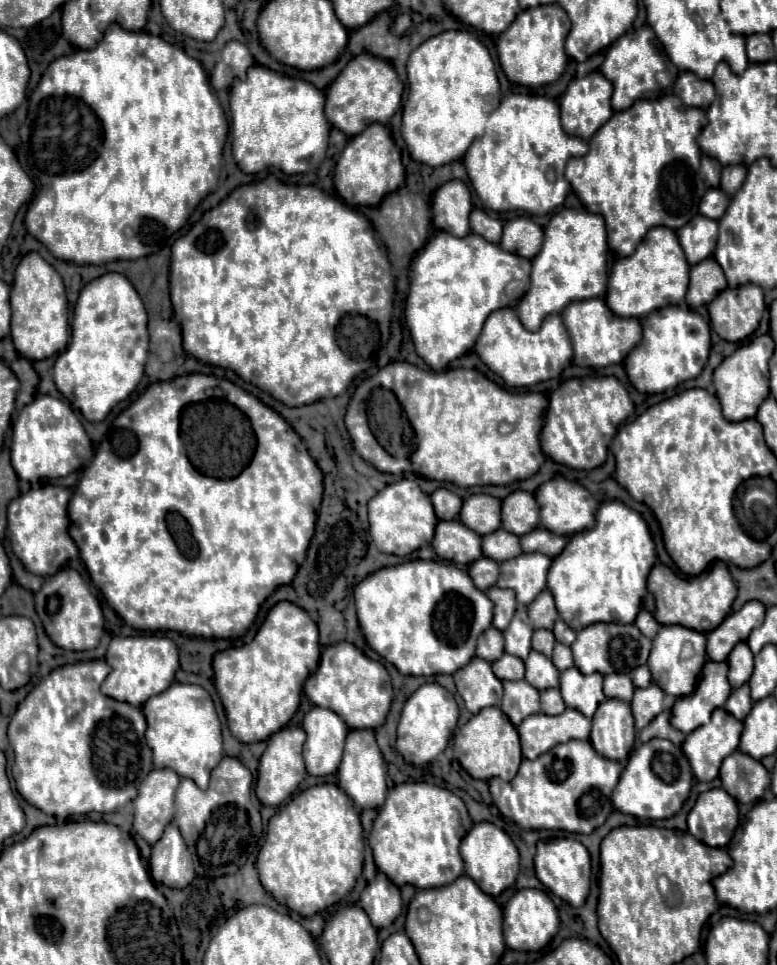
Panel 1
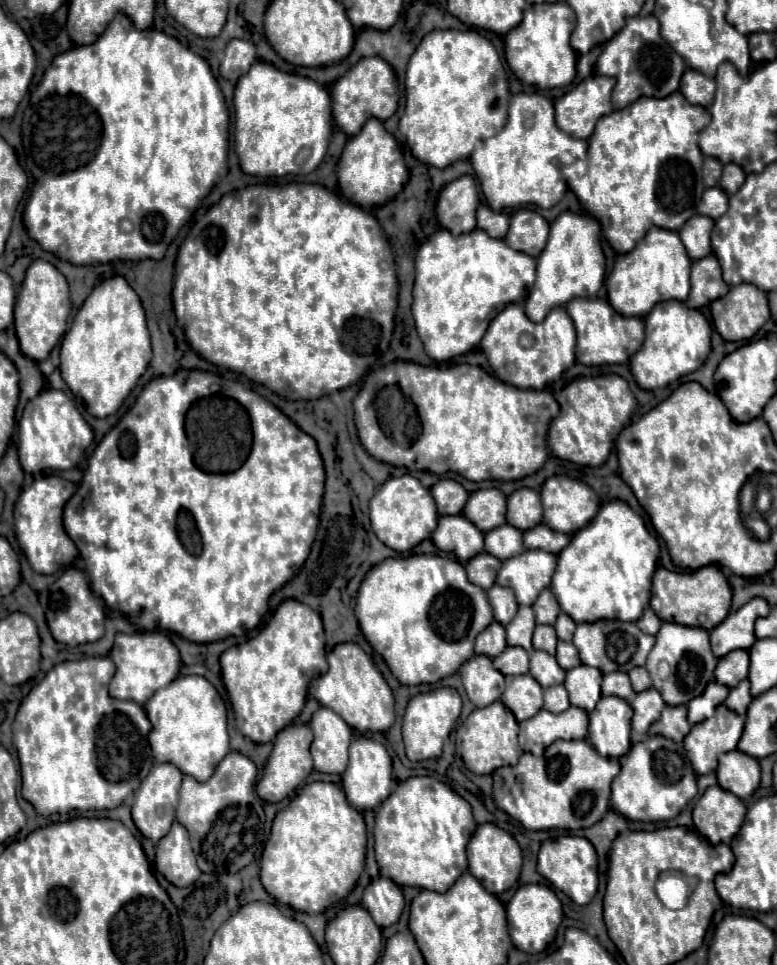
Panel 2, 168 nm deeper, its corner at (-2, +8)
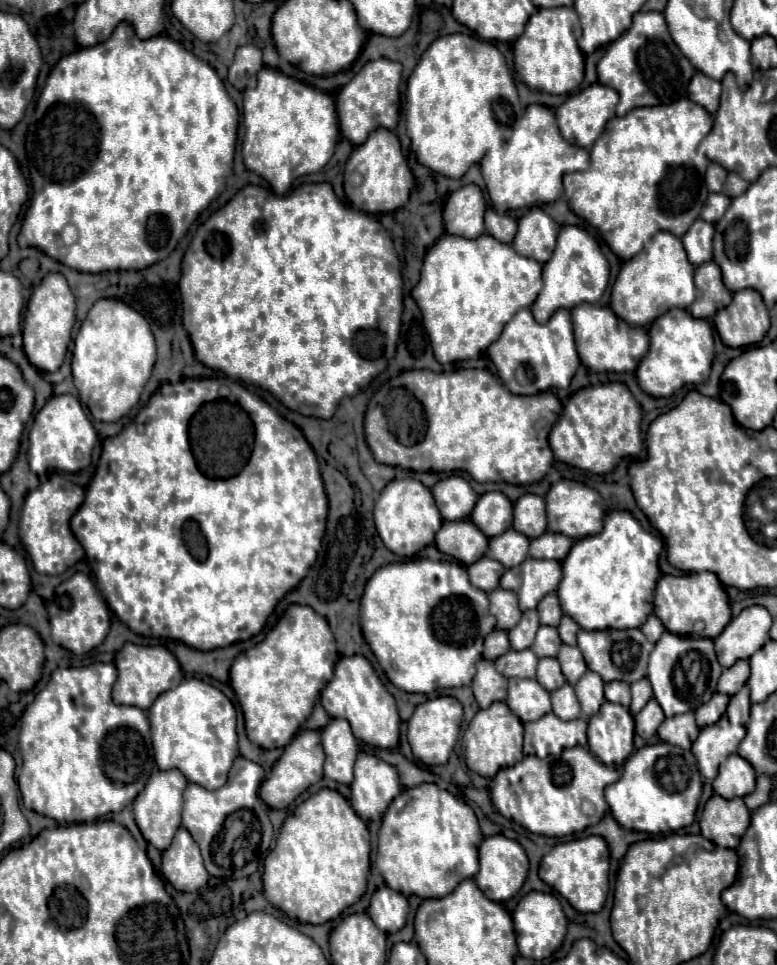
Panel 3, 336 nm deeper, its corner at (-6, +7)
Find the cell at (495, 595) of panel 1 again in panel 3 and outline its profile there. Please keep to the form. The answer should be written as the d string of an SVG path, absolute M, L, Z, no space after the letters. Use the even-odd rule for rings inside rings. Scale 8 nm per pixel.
M498 587L488 597L490 597L490 613L496 617L496 629L510 631L512 627L516 627L516 623L522 617L516 593Z

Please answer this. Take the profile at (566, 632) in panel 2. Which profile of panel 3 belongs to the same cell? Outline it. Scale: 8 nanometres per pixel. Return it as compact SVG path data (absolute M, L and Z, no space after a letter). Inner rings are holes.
M564 615L560 625L558 625L558 633L560 633L560 639L566 643L566 645L576 645L576 633L578 633L578 625L576 621L572 621L572 617Z

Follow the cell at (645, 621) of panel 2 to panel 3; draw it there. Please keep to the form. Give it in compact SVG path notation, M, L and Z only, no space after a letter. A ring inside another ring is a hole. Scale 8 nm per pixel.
M650 615L650 617L646 619L646 623L640 627L640 631L648 637L648 641L656 643L658 637L664 633L664 627L662 627L662 621L660 621L656 615Z

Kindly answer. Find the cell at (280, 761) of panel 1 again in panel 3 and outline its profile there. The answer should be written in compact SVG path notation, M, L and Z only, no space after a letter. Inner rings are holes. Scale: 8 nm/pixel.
M302 731L298 733L284 749L282 757L276 761L272 775L260 787L262 801L272 809L286 809L300 793L304 793L310 785L322 779L324 765L324 749L320 745L320 731Z

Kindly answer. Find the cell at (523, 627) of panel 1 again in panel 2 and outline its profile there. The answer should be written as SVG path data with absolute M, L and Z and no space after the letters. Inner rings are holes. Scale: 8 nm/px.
M520 606L518 614L506 624L508 646L520 646L532 652L532 632L534 632L534 612L530 606Z

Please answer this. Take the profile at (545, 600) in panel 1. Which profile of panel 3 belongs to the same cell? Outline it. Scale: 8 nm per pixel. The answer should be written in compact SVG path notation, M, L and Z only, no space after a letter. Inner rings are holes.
M556 593L546 595L540 605L538 605L538 615L540 615L540 623L542 625L550 625L550 627L558 627L560 617L562 617L562 609L558 603Z

